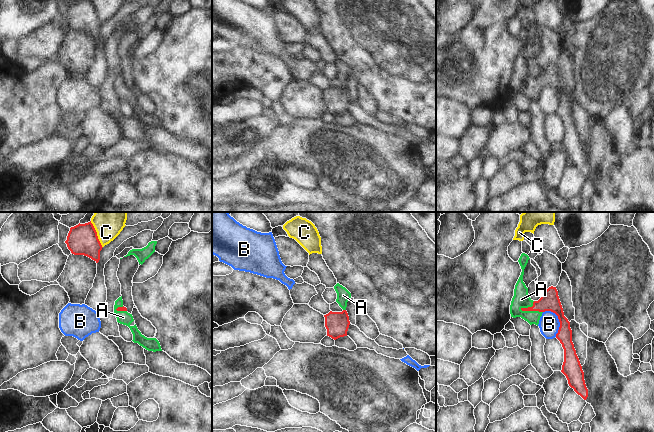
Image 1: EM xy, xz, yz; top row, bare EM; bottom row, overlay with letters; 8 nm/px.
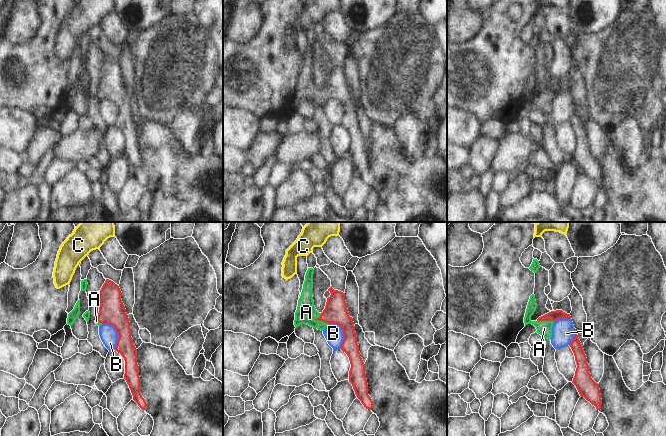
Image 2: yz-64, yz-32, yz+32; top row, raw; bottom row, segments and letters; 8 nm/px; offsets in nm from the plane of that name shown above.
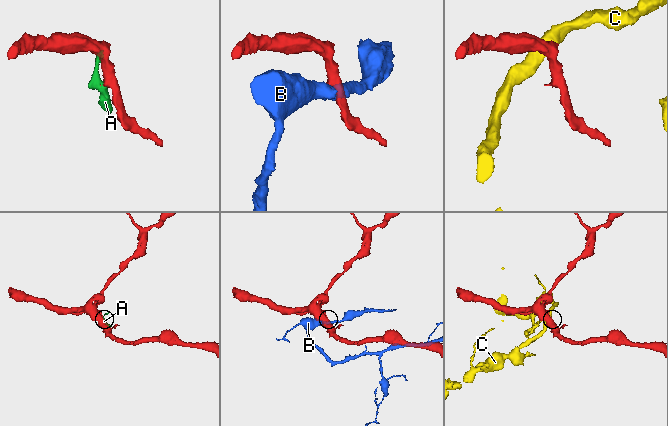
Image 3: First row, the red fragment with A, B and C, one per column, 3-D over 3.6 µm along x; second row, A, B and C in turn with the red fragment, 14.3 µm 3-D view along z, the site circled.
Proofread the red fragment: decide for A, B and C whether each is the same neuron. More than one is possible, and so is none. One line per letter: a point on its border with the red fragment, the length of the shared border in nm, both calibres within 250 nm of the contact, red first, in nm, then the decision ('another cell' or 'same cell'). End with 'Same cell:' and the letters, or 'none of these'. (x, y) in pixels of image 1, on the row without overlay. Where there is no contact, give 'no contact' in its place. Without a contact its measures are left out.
A: yz (531, 86) | 190 nm | 160/140 nm | same cell
B: yz (559, 96) | 240 nm | 160/170 nm | another cell
C: xy (97, 12) | 200 nm | 240/150 nm | another cell
Same cell: A

